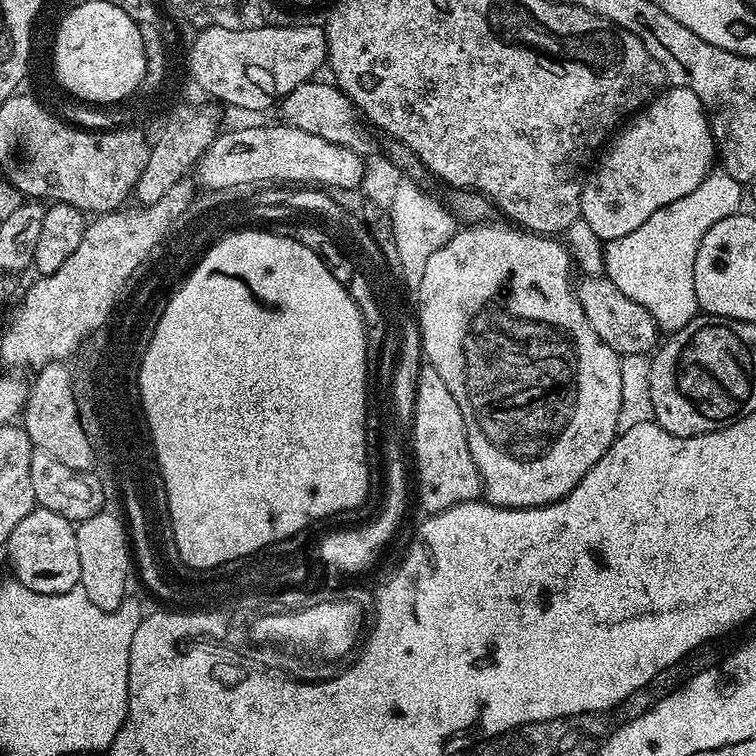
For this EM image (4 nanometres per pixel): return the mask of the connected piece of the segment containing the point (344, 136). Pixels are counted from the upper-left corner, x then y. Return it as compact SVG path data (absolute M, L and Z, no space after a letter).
M313 78L302 86L290 90L290 94L279 101L279 119L292 128L306 130L306 134L318 134L318 138L326 138L326 142L346 146L360 156L367 157L368 151L372 148L373 133L366 127L361 113L352 103L351 98L340 91L335 83L327 83L323 84L320 78Z

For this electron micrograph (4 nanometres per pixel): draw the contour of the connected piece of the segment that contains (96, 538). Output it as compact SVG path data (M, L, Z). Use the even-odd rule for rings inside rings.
M105 510L99 512L93 518L81 520L77 523L75 538L77 539L78 556L79 556L79 572L80 587L86 594L90 602L94 603L100 610L113 612L126 599L126 584L128 582L128 574L132 572L132 550L130 547L130 536L125 521L119 516L110 514L111 511Z

